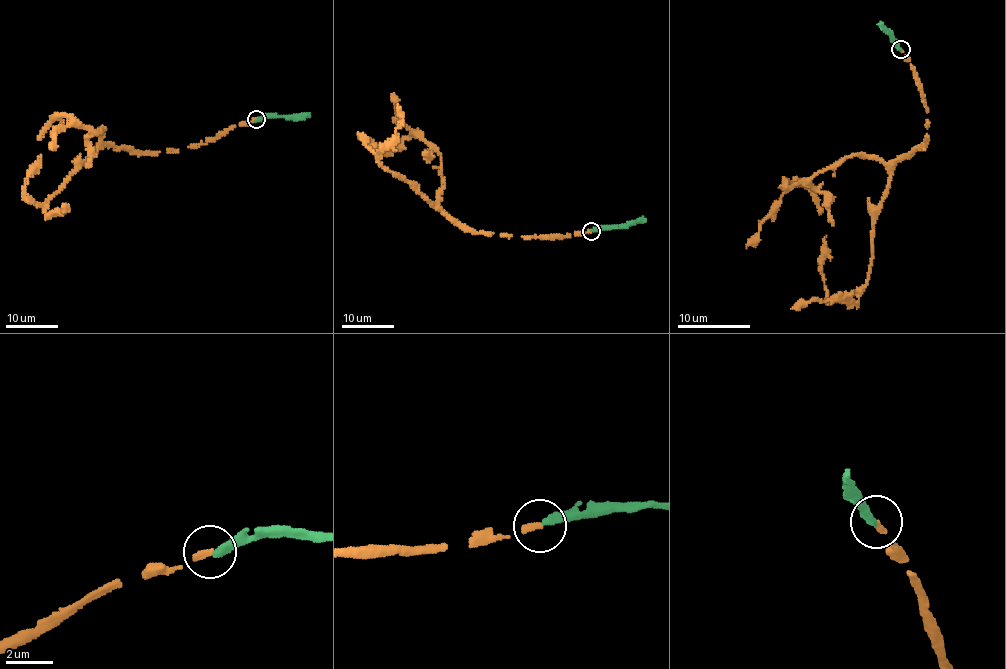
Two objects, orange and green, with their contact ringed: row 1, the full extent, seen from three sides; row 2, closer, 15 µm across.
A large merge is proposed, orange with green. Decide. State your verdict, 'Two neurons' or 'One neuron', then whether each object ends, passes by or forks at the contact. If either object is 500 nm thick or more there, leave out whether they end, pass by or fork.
Two neurons. At the ring orange ends. At the ring green ends

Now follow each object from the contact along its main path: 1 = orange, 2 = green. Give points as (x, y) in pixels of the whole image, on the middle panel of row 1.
1: (592, 231), (538, 236), (468, 232), (442, 213), (415, 185), (385, 169), (362, 135), (379, 150)
2: (591, 231), (646, 220)

